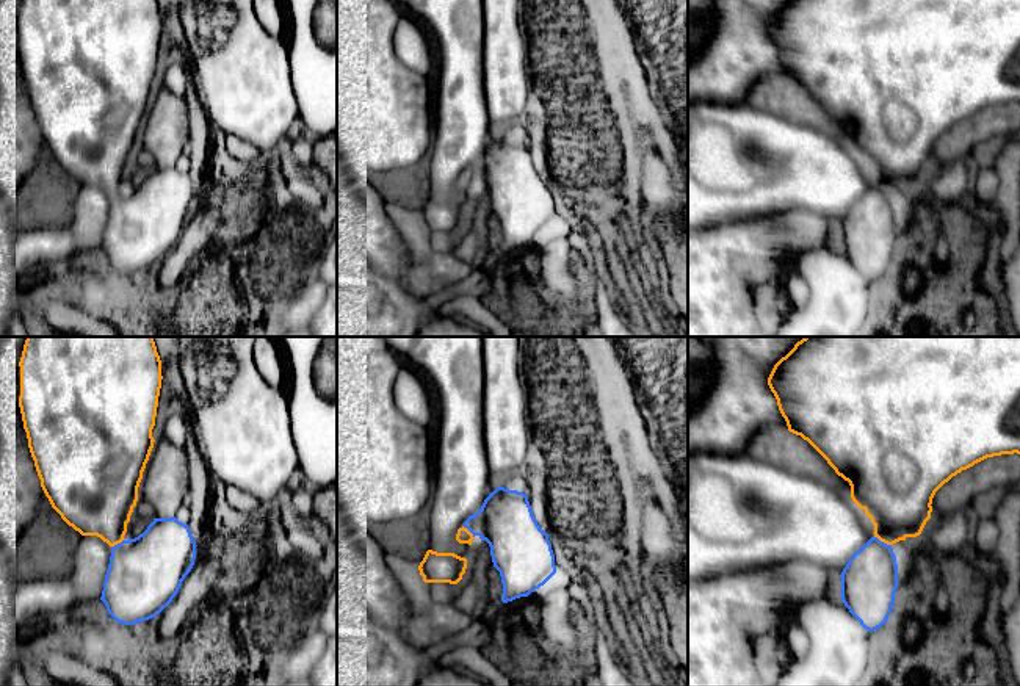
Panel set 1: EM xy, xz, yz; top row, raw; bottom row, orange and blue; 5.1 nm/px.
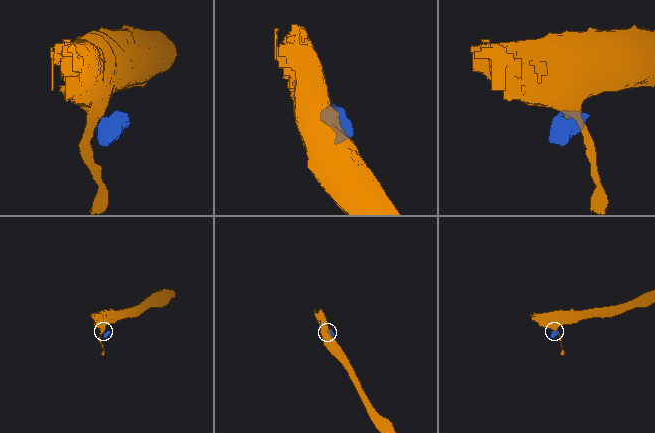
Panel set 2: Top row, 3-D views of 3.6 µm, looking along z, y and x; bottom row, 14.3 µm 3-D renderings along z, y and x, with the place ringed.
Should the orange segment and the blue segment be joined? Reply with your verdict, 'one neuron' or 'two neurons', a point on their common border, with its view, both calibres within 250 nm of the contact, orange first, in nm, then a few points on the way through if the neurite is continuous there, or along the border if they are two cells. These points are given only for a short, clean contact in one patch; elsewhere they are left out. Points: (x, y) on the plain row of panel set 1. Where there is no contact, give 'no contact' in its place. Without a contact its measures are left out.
one neuron; contact yz (882, 190); calibres 360 and 280 nm; way yz (897, 144), (897, 163), (882, 190), (868, 231)

